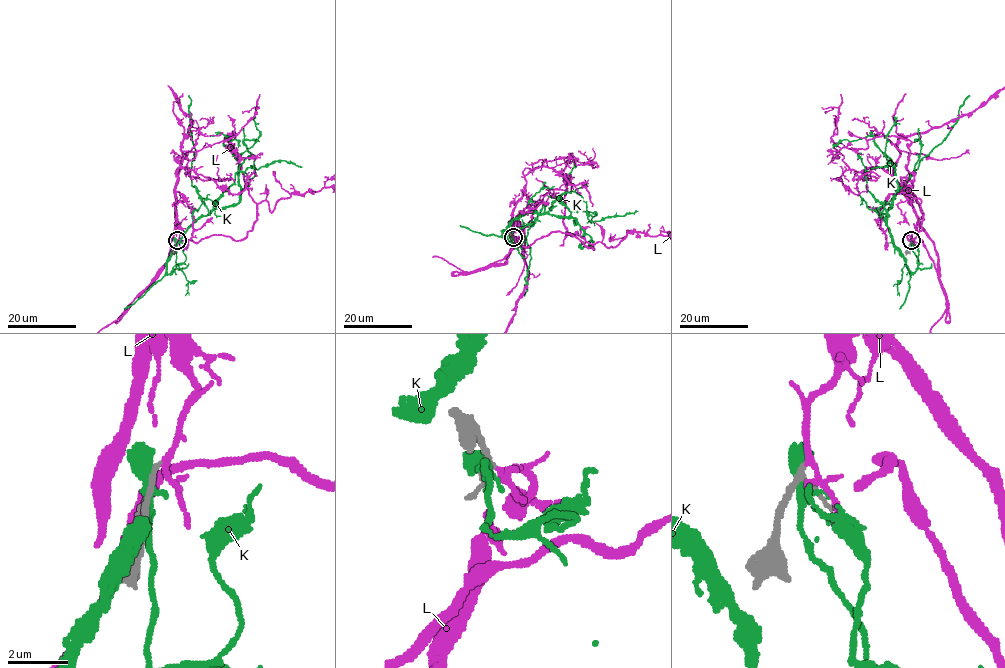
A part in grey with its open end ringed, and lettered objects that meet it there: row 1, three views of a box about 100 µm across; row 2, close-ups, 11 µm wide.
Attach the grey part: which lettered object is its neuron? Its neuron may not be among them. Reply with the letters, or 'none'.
L

